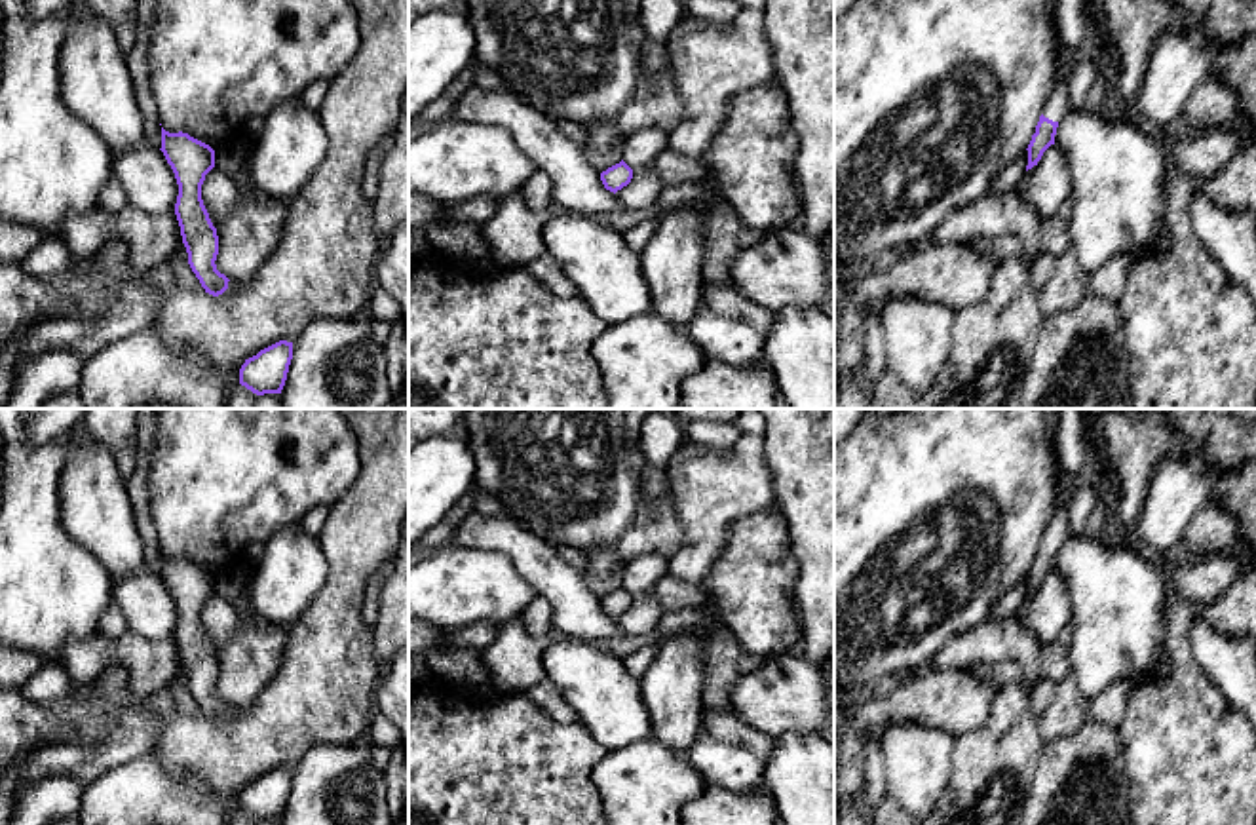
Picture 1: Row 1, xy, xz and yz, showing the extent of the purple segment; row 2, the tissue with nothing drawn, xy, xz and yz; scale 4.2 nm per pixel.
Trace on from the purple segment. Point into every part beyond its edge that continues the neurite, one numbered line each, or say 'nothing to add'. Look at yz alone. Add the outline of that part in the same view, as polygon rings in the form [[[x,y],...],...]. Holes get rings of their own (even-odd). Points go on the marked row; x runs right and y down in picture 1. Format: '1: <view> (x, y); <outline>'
1: yz (1057, 107); [[[1058,82],[1053,93],[1049,95],[1041,114],[1053,122],[1060,122],[1068,112],[1070,112],[1068,84]]]

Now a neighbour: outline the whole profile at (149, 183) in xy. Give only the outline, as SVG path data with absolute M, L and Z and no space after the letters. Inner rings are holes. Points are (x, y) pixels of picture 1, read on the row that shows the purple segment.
M144 143L116 154L112 173L120 181L129 207L152 215L175 211L179 184L162 150Z

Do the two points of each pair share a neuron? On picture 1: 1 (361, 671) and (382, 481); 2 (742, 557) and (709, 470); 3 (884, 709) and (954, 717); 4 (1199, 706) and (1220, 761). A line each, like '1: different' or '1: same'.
1: same
2: different
3: same
4: same

